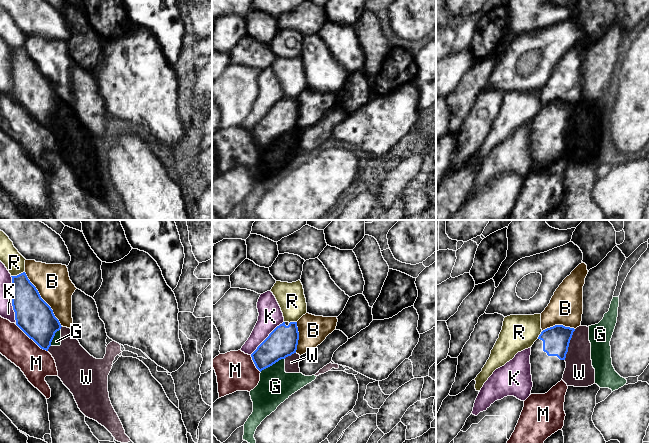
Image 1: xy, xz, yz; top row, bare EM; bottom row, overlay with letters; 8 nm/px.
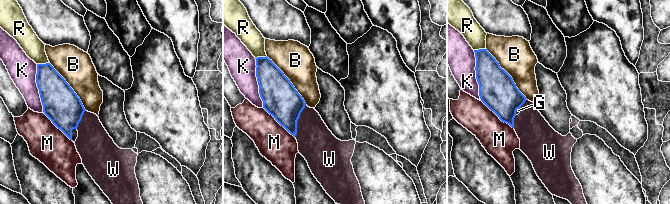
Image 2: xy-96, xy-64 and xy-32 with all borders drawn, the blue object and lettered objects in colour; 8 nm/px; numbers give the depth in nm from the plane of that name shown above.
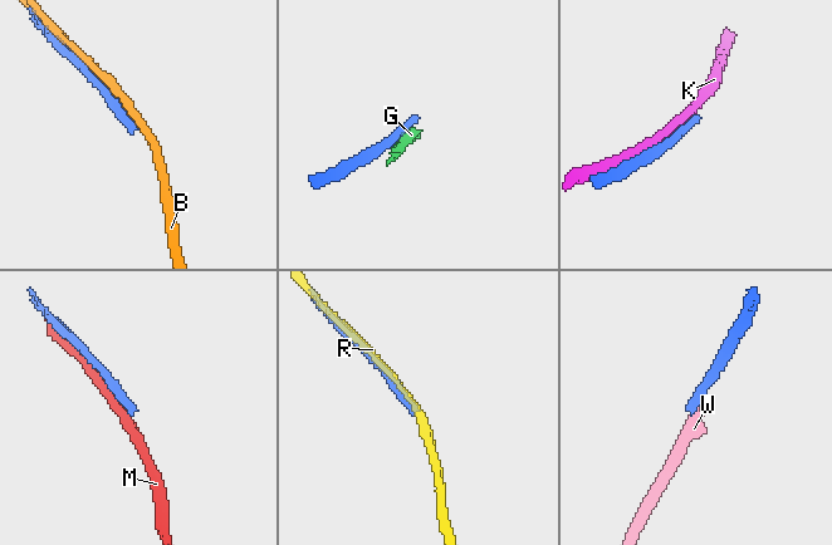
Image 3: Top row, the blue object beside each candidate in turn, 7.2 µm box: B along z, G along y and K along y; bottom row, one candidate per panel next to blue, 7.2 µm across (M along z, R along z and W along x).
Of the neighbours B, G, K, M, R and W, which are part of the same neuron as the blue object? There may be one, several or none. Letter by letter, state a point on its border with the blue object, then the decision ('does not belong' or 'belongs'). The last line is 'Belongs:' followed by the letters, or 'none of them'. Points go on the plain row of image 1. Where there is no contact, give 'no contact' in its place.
B: meets blue in xy at (42, 75); does not belong
G: meets blue in xz at (272, 140); does not belong
K: meets blue in xy at (12, 76); does not belong
M: meets blue in xy at (31, 114); does not belong
R: meets blue in xy at (17, 51); does not belong
W: meets blue in yz at (568, 120); does not belong
Belongs: none of them

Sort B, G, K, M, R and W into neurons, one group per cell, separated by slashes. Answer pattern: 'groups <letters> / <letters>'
groups B / G W / K / M / R

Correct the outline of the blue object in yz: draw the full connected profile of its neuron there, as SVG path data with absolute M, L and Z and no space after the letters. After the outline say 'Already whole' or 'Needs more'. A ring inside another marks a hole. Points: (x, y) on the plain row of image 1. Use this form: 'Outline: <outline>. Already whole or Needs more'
Outline: M555 101L541 108L531 123L531 170L545 170L563 154L574 104Z. Needs more

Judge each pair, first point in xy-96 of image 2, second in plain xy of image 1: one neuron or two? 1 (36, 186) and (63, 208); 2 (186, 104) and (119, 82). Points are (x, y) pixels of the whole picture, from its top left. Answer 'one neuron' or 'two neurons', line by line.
1: two neurons
2: one neuron

